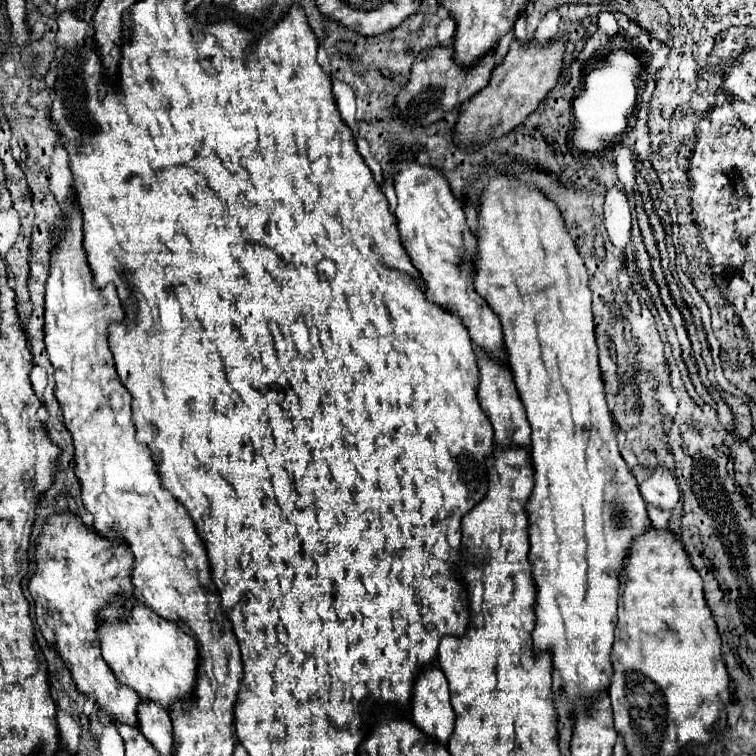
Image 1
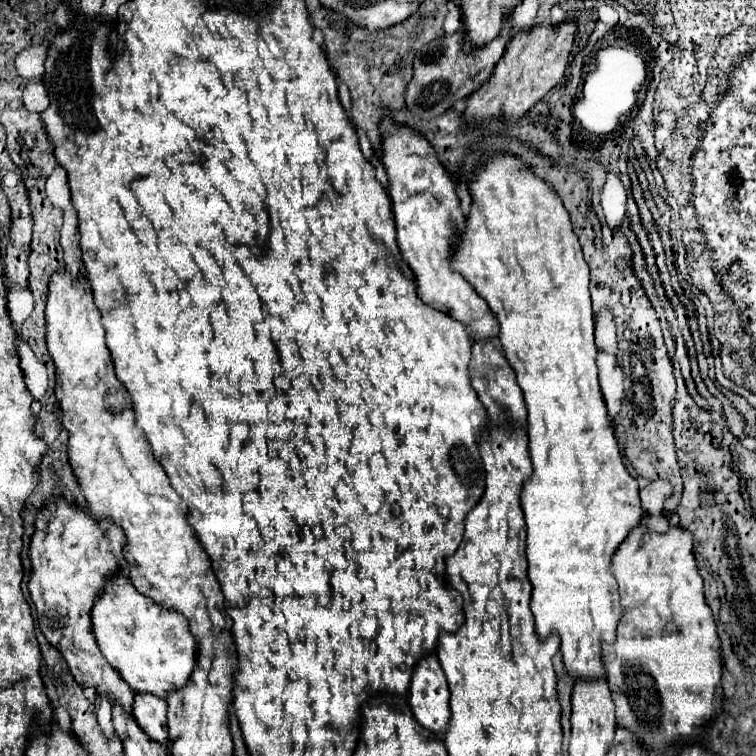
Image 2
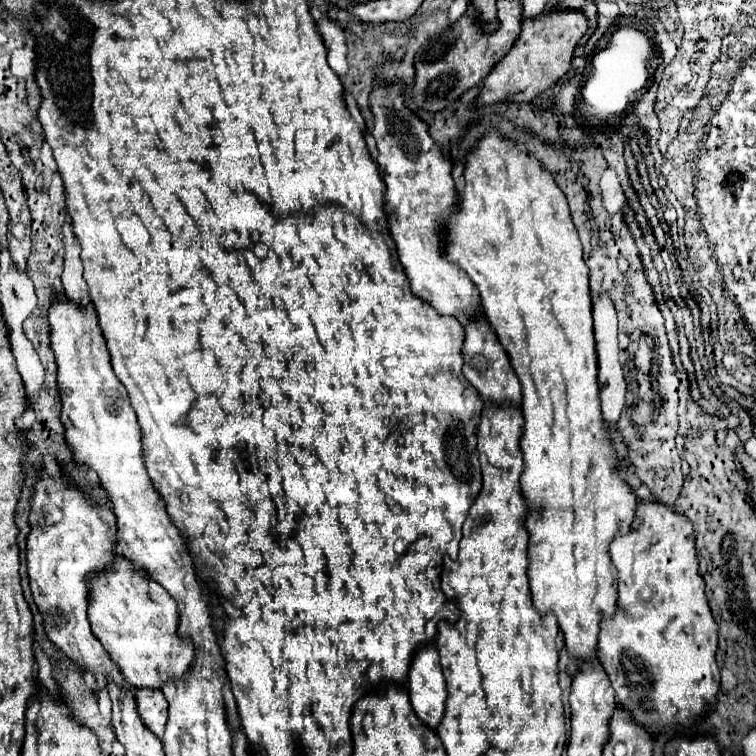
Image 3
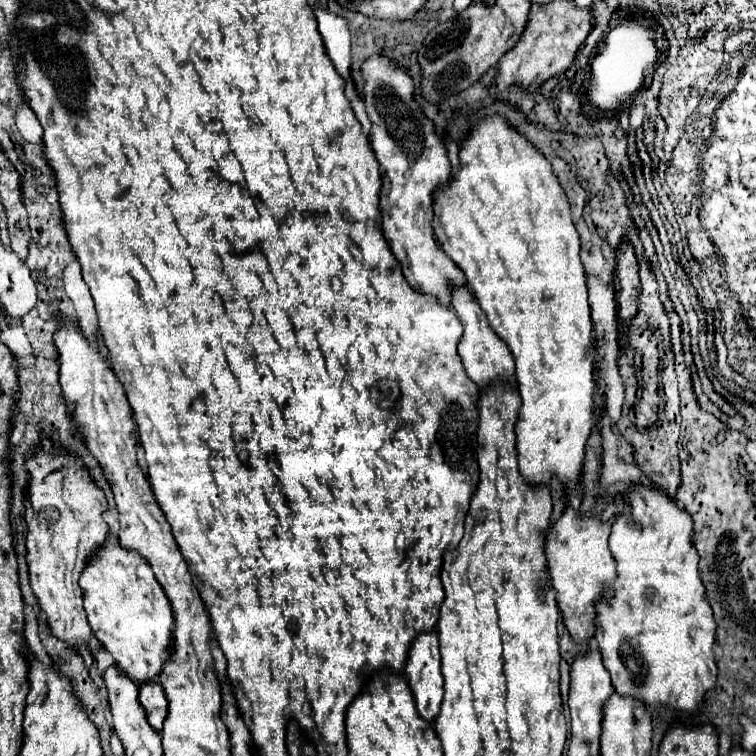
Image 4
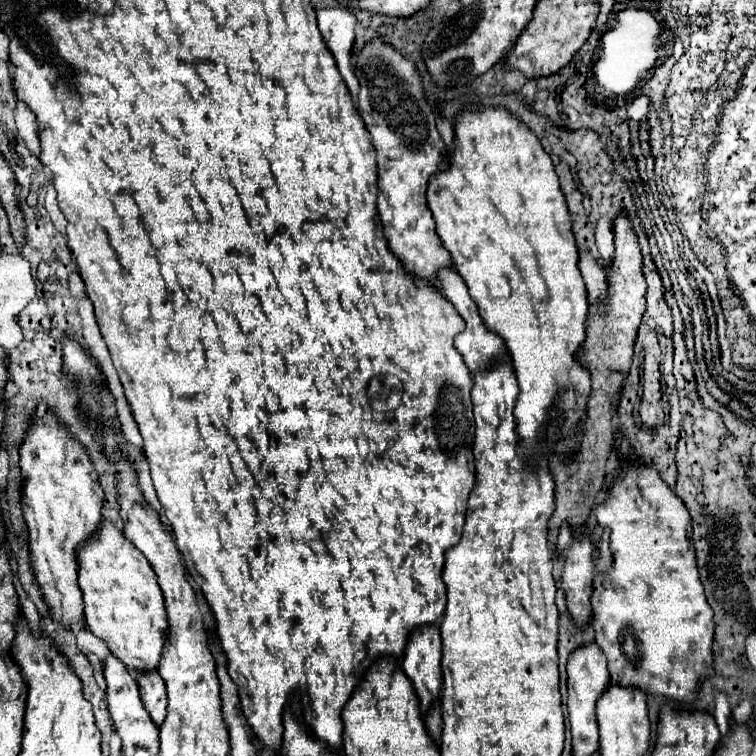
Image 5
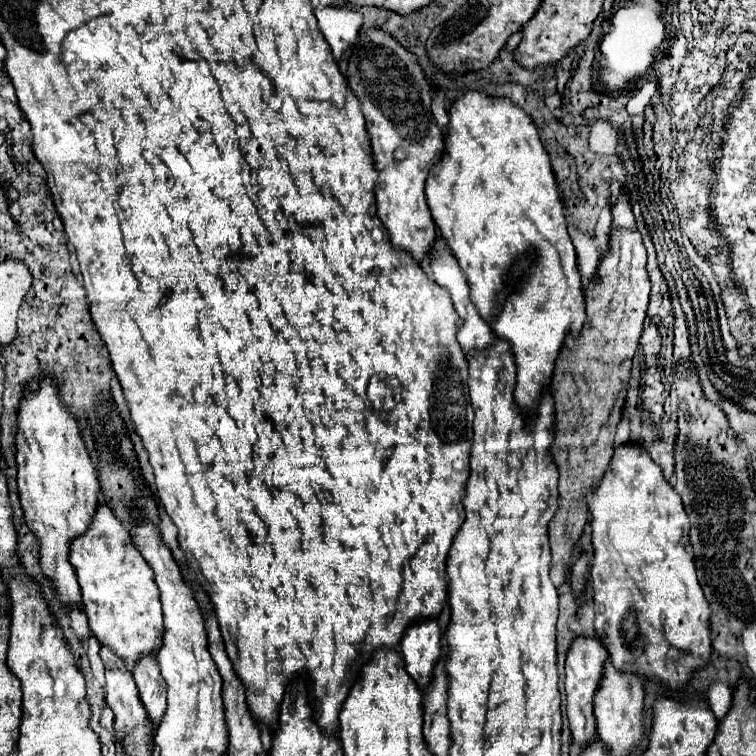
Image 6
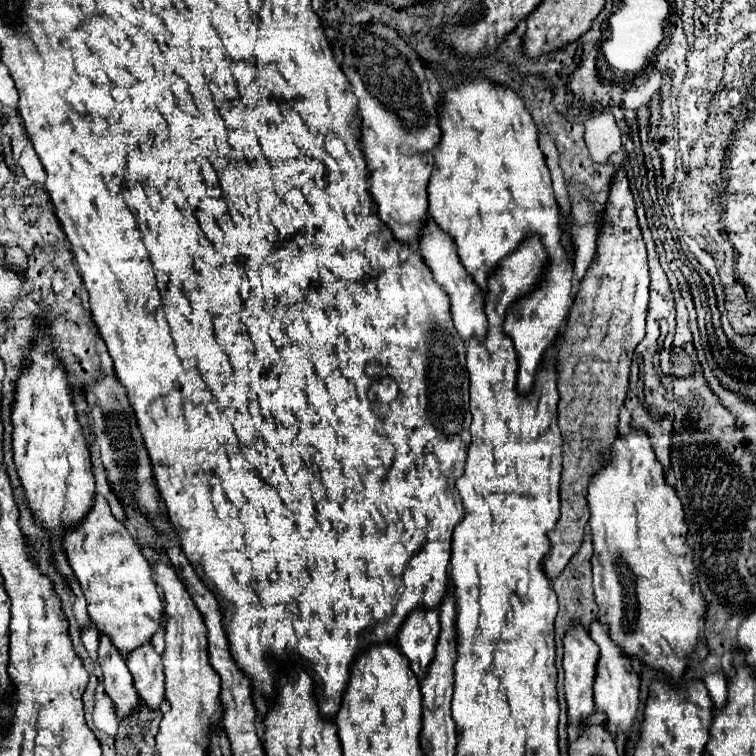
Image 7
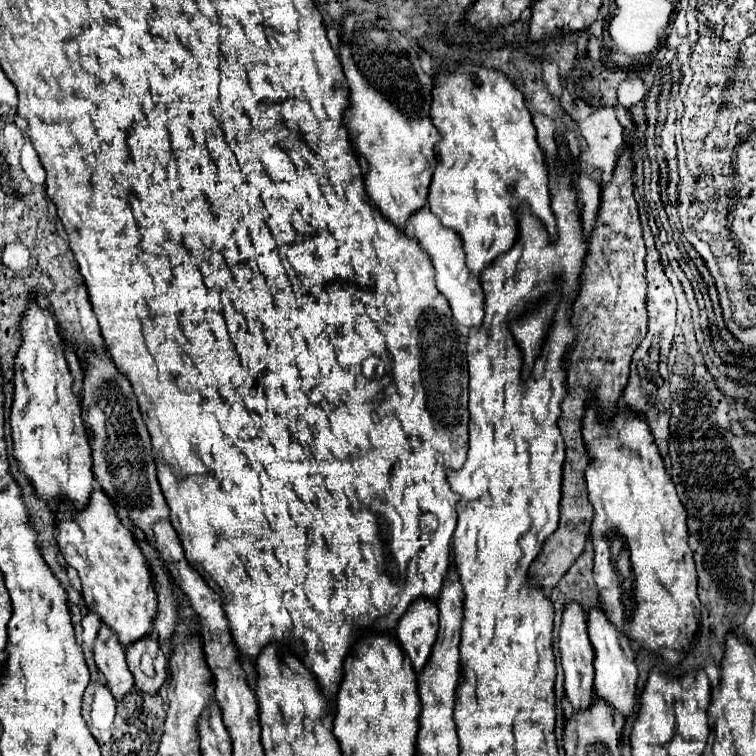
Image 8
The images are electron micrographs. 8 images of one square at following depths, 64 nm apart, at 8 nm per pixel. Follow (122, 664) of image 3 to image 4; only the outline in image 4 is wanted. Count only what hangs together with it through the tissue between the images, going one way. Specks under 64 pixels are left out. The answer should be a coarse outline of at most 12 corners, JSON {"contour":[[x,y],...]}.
{"contour":[[108,532],[78,584],[94,636],[140,684],[160,732],[156,678],[174,616],[150,564]]}

